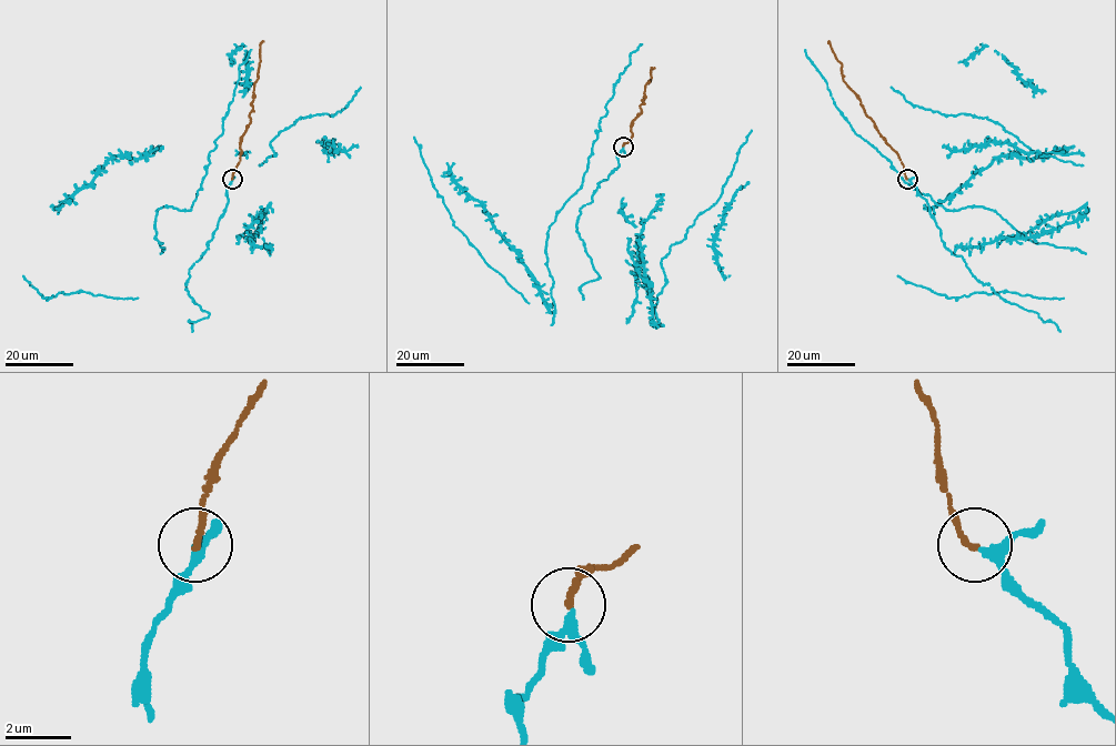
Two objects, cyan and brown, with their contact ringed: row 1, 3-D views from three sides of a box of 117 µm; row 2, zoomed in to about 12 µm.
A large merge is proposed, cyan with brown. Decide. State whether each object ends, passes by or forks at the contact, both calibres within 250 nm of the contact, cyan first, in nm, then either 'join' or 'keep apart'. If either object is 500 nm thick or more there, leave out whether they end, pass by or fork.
cyan passes by; brown ends there; 240 nm thick on the cyan side, 190 nm on the other; join

